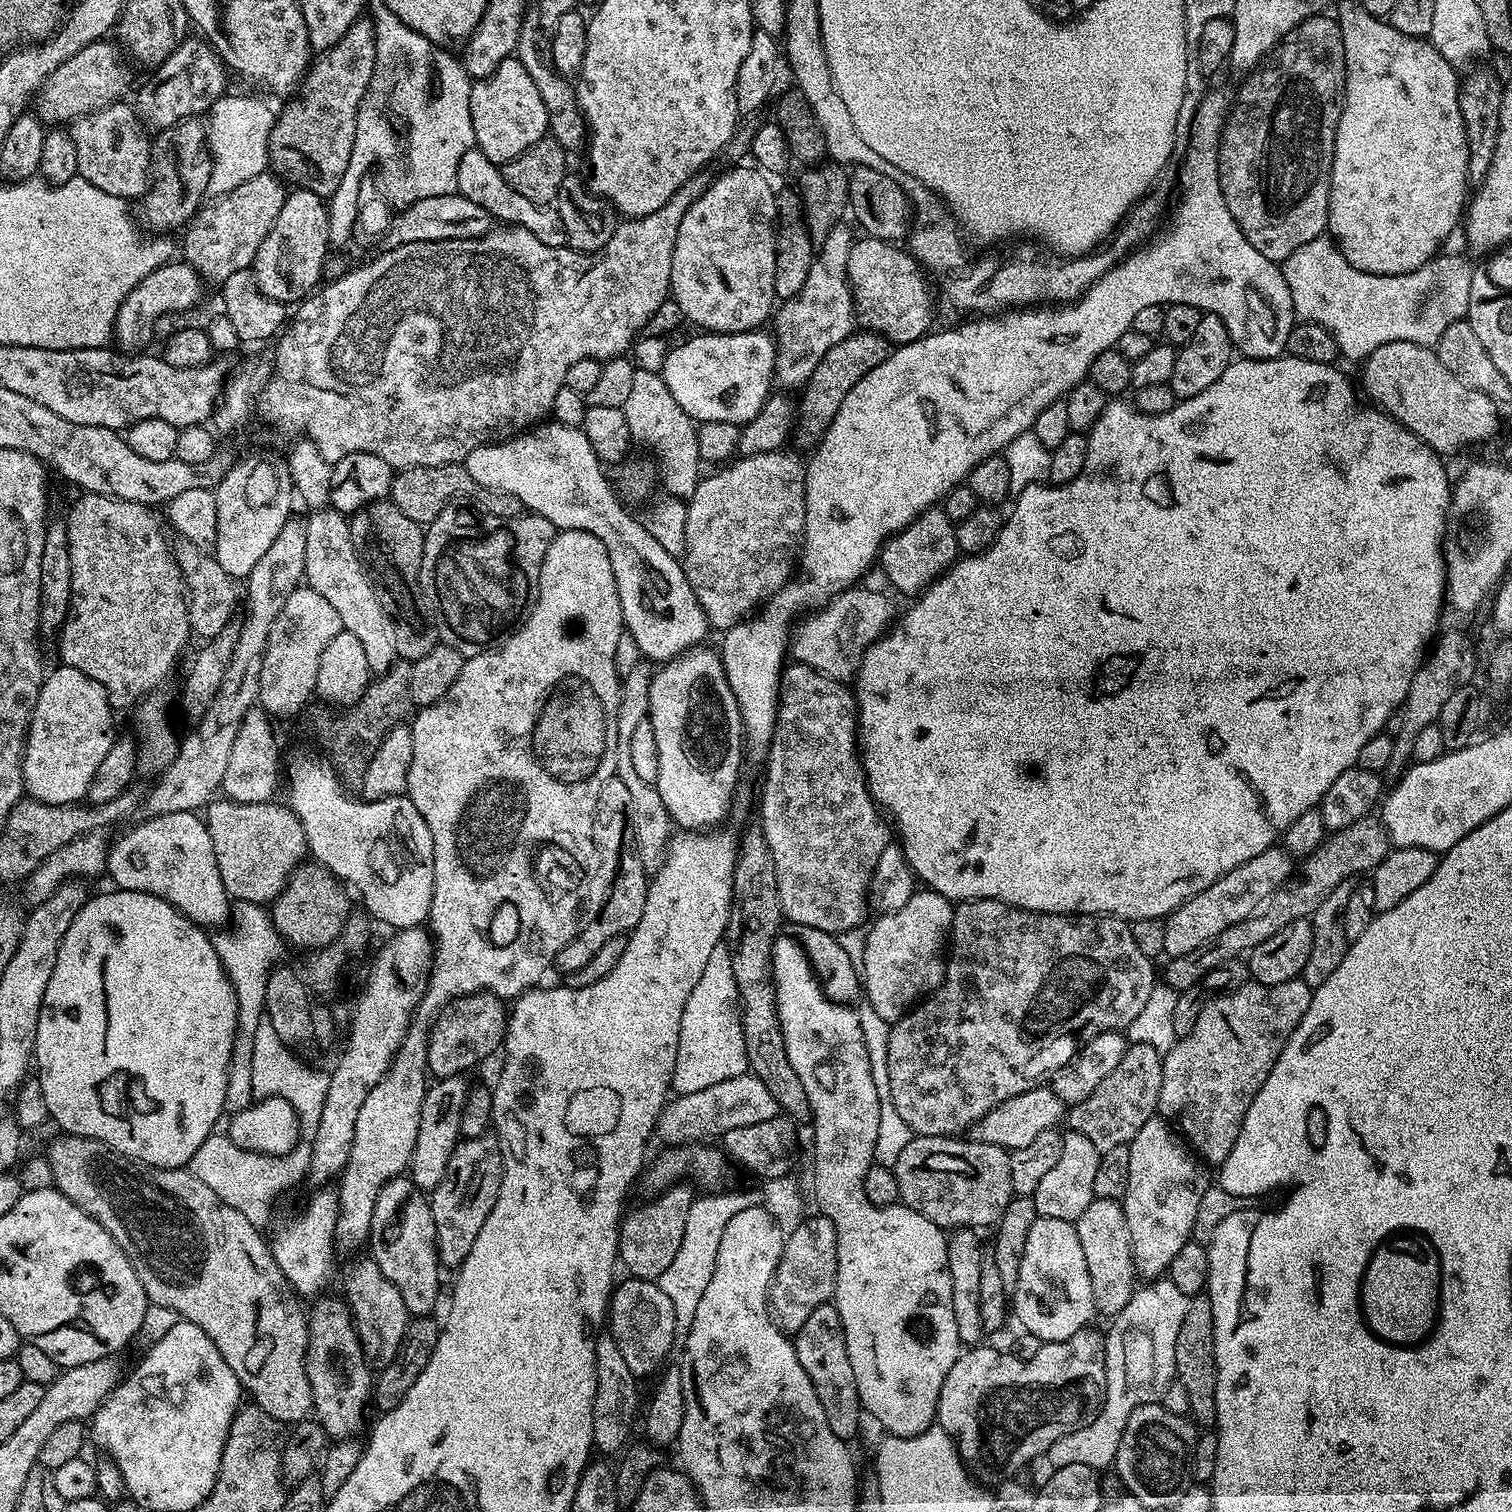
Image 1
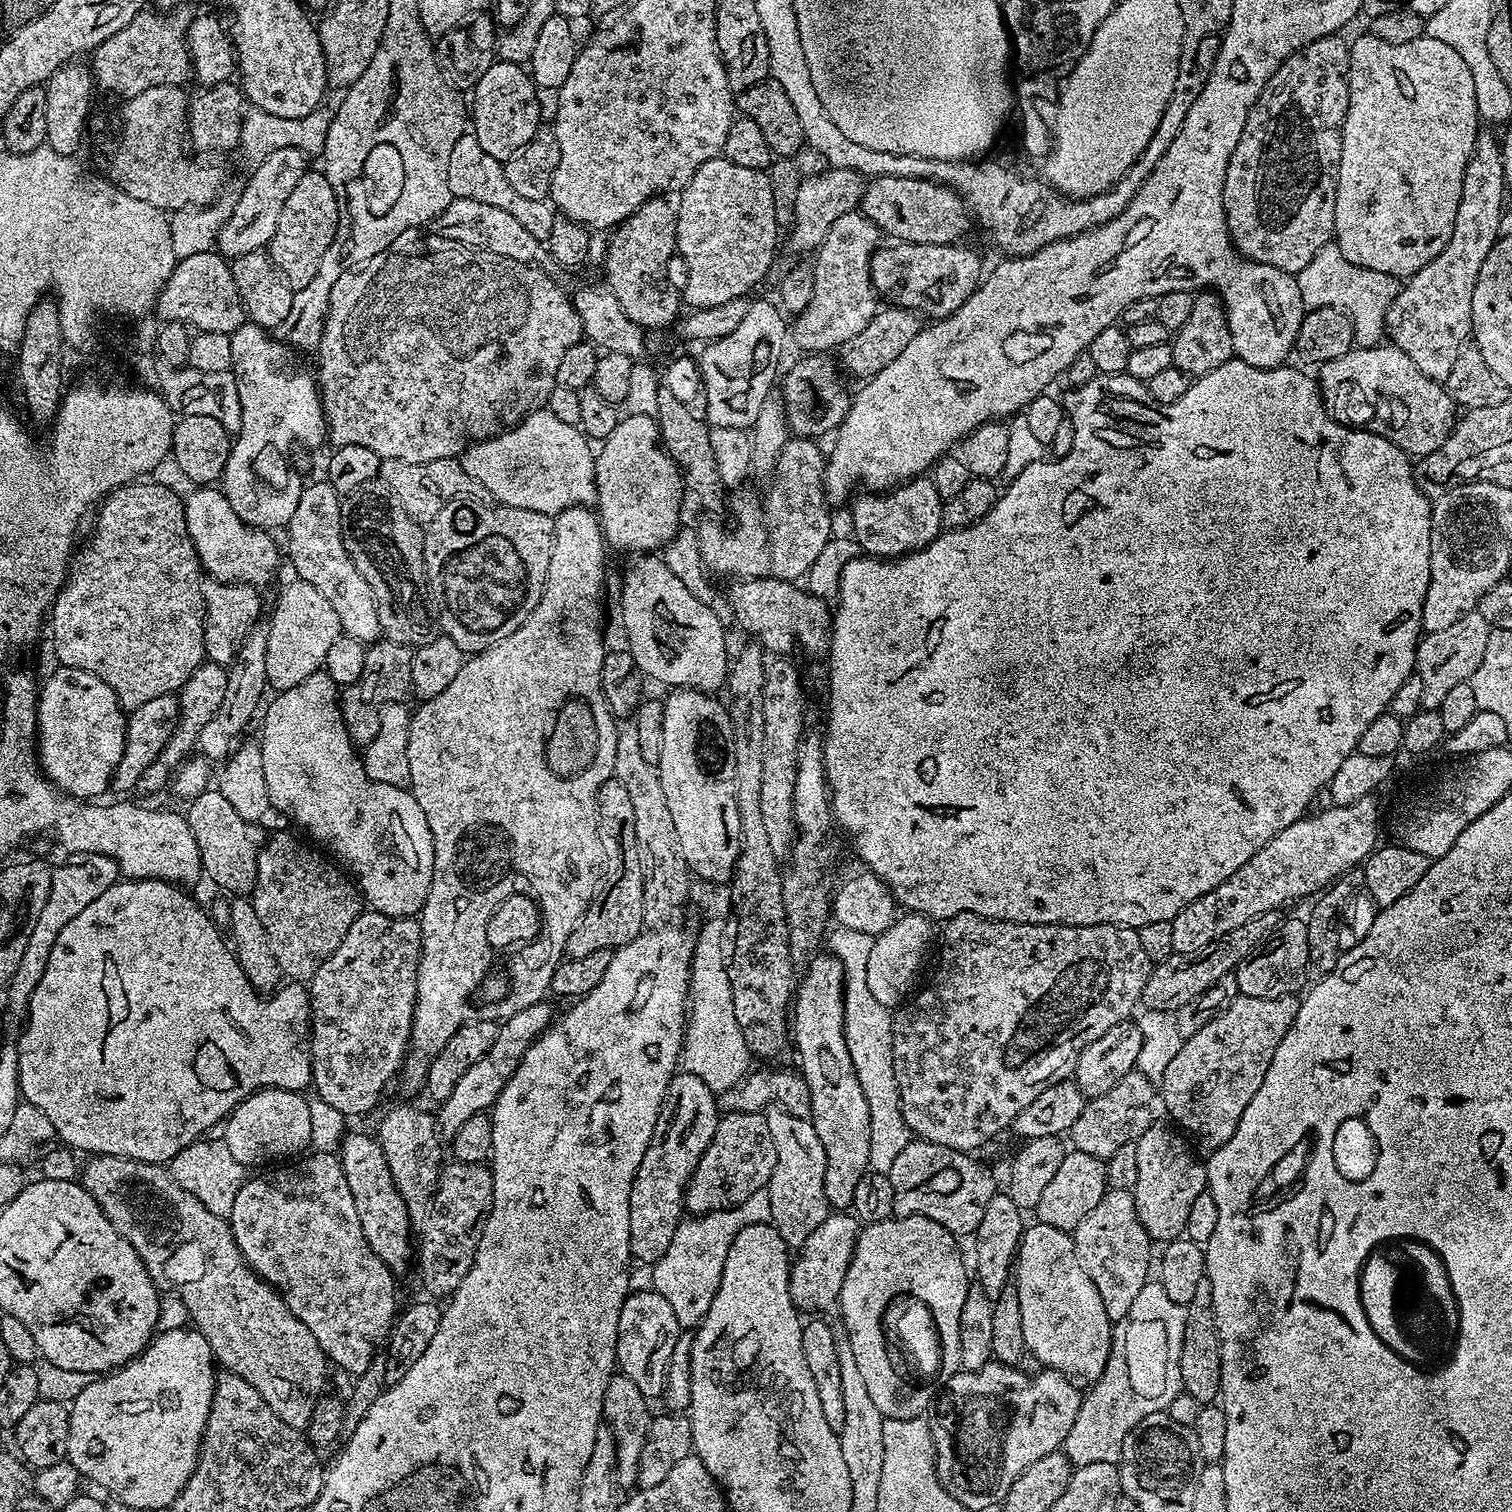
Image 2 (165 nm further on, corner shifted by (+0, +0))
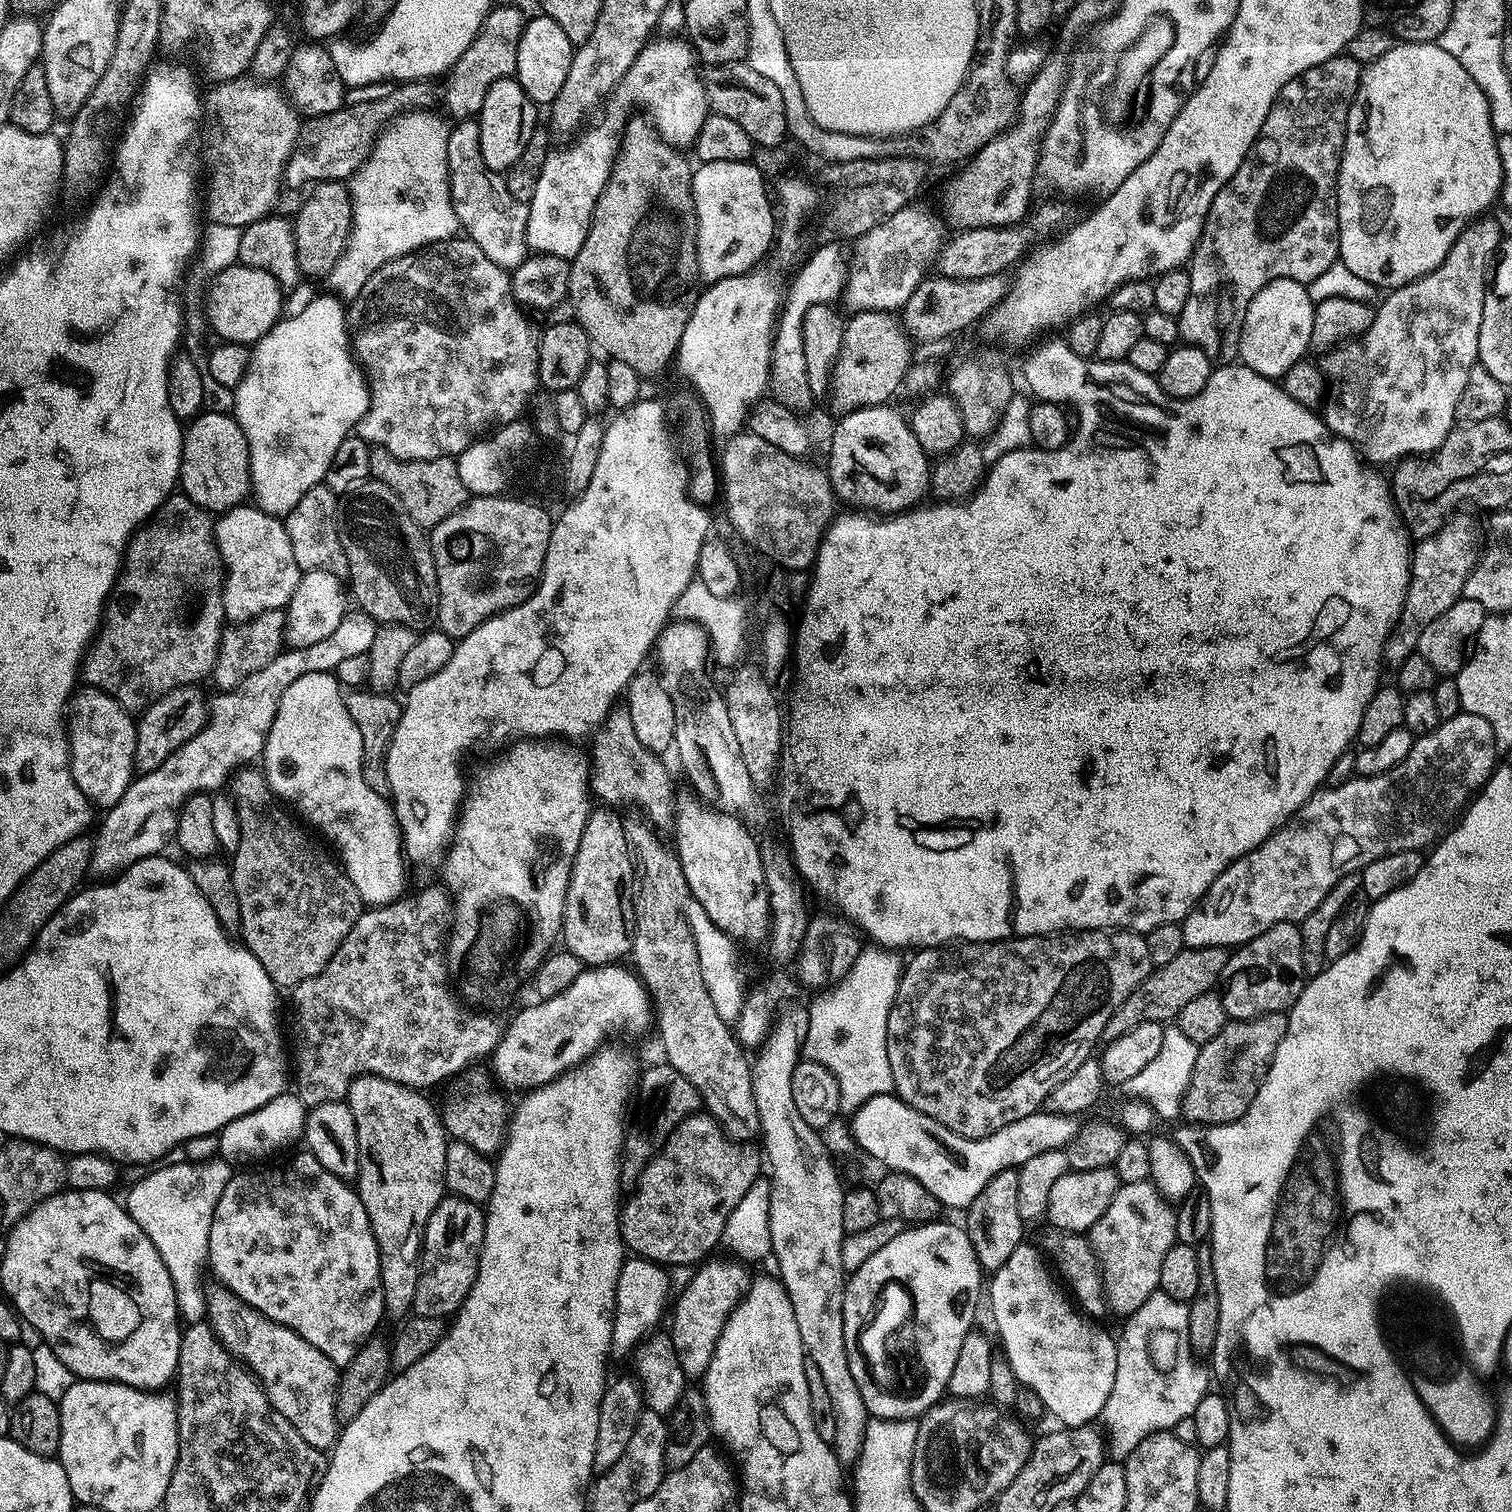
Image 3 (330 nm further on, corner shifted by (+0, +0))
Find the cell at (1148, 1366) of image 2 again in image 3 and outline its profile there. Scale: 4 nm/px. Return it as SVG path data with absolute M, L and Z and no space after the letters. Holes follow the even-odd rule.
M1157 1290L1154 1294L1150 1294L1150 1298L1146 1298L1146 1302L1142 1302L1142 1306L1138 1306L1138 1310L1132 1316L1127 1317L1123 1321L1124 1329L1118 1332L1116 1341L1116 1353L1118 1354L1118 1370L1114 1374L1114 1390L1110 1390L1110 1398L1106 1398L1106 1406L1102 1413L1102 1421L1104 1420L1103 1431L1106 1433L1106 1452L1113 1461L1123 1462L1128 1459L1129 1454L1137 1448L1141 1442L1148 1436L1152 1436L1155 1432L1166 1432L1178 1422L1182 1422L1182 1418L1192 1416L1194 1410L1198 1406L1198 1402L1202 1402L1202 1398L1209 1392L1210 1384L1208 1384L1208 1376L1210 1380L1210 1372L1207 1367L1204 1368L1197 1360L1192 1351L1190 1342L1188 1341L1188 1306L1185 1301L1170 1298L1170 1294Z

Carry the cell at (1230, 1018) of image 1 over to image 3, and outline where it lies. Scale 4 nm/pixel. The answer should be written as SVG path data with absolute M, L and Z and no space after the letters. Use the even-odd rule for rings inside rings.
M1282 1012L1262 1014L1253 1020L1229 1019L1216 1037L1200 1045L1198 1062L1194 1062L1194 1074L1190 1074L1184 1095L1183 1119L1196 1126L1211 1126L1242 1118L1254 1102L1287 1029L1288 1017Z

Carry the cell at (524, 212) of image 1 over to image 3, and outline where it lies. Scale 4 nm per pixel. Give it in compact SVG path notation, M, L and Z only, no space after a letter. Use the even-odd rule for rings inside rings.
M464 118L451 125L446 146L448 185L458 222L466 233L499 268L514 270L530 255L528 246L528 205L518 202L506 186L504 176L491 172L484 164L480 145L480 125L475 119Z

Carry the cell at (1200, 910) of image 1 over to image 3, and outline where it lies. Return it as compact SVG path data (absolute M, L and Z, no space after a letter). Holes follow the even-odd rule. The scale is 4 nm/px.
M1461 710L1454 718L1441 720L1440 725L1430 734L1415 737L1410 754L1406 754L1406 758L1402 762L1398 762L1398 766L1382 773L1381 776L1353 778L1345 782L1344 785L1333 788L1321 787L1296 811L1296 815L1288 823L1282 825L1270 838L1266 838L1266 842L1262 842L1254 850L1250 850L1242 858L1235 860L1229 868L1222 870L1222 874L1218 874L1218 878L1212 883L1210 890L1206 890L1204 897L1189 910L1188 917L1180 924L1184 947L1235 949L1239 945L1258 938L1258 934L1270 930L1270 926L1304 920L1310 914L1310 910L1314 910L1314 906L1318 906L1318 902L1322 902L1322 898L1326 898L1326 894L1330 894L1330 890L1334 890L1334 886L1339 880L1351 872L1360 872L1370 862L1374 862L1374 858L1386 854L1398 854L1402 850L1424 850L1435 845L1445 831L1446 825L1457 819L1458 813L1469 803L1470 797L1477 791L1478 786L1483 786L1491 778L1497 763L1496 739L1494 730L1490 730L1490 722L1486 722L1486 718L1478 718L1478 714L1470 714Z

